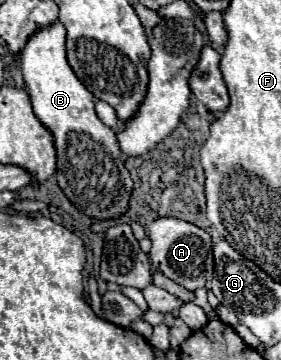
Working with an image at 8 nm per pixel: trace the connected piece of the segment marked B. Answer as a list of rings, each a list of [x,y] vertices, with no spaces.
[[[56,20],[48,28],[38,28],[20,52],[20,70],[38,120],[52,130],[58,150],[58,186],[70,202],[92,218],[120,216],[130,200],[132,180],[120,158],[116,134],[102,124],[94,112],[94,96],[80,84],[66,60],[64,24]]]

